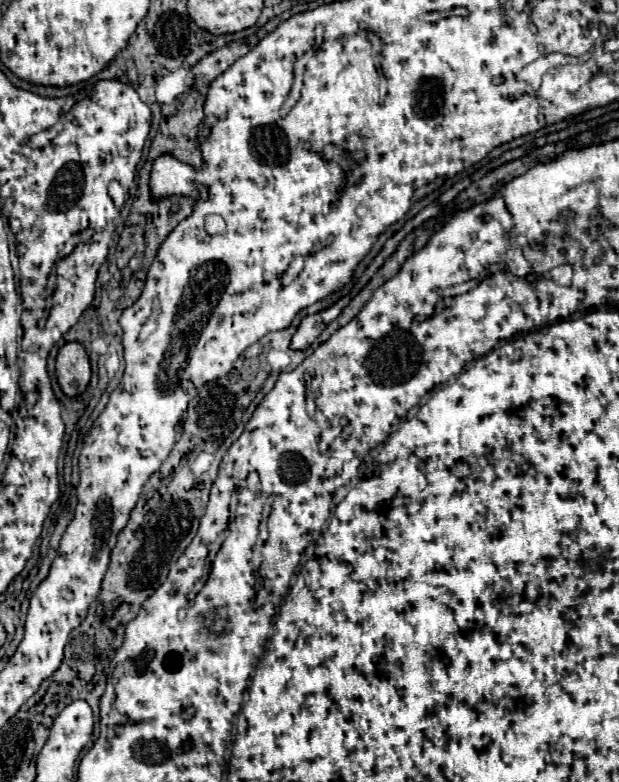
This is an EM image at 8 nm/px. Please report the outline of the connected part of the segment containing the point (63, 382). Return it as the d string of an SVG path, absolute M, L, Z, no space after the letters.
M66 343L56 355L56 379L64 395L82 395L90 381L88 353L80 343Z

